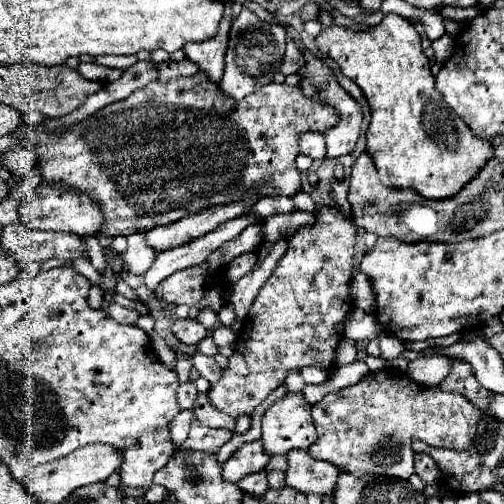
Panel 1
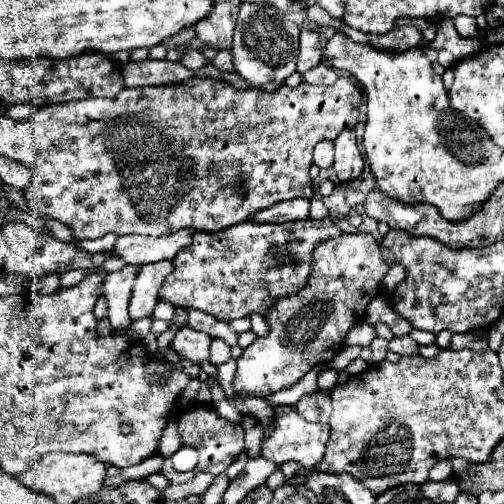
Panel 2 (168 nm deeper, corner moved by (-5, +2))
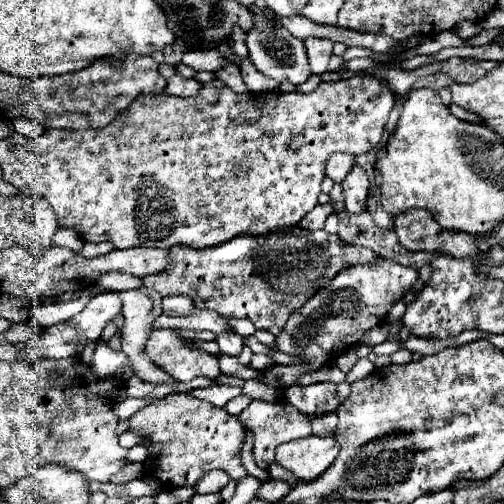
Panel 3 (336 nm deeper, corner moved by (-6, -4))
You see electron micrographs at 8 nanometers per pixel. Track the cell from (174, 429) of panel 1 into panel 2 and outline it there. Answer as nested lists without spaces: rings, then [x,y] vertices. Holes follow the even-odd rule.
[[[176,420],[168,422],[166,430],[162,432],[162,438],[160,438],[160,444],[158,444],[158,452],[166,458],[170,458],[178,448],[182,446],[182,440],[180,440],[180,434],[178,434],[178,424]]]

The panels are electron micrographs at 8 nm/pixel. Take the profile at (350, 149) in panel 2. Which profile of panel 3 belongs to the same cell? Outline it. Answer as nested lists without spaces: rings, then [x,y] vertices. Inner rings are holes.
[[[355,166],[347,174],[347,180],[341,186],[345,196],[345,210],[351,214],[361,214],[367,208],[367,198],[369,198],[369,178],[365,170]]]

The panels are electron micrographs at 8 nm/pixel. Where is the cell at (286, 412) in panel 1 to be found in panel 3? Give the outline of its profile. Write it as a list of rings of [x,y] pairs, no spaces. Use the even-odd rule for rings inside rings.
[[[309,436],[303,440],[291,440],[275,450],[275,460],[283,468],[291,470],[301,480],[309,482],[319,478],[337,458],[339,444],[335,438]]]

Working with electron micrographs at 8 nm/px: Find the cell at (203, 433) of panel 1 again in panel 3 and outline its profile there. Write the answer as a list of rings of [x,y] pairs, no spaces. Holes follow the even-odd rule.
[[[187,392],[167,394],[161,400],[151,400],[143,410],[131,416],[129,430],[141,434],[139,444],[149,450],[145,474],[151,476],[153,468],[153,476],[163,484],[193,486],[205,472],[213,468],[225,470],[233,480],[247,474],[239,456],[245,438],[245,428],[241,422],[235,416],[229,416],[225,408],[197,400]]]

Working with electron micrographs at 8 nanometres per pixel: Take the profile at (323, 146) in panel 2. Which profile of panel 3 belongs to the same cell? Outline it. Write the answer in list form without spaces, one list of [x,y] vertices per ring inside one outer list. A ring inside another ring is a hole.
[[[333,154],[327,160],[327,176],[333,178],[337,184],[341,184],[345,180],[345,176],[351,172],[353,166],[355,166],[355,156],[351,156],[351,154]]]

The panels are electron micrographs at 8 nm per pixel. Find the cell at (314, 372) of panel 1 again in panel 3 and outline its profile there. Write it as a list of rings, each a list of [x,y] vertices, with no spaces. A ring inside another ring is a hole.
[[[347,382],[341,384],[311,384],[311,386],[291,386],[284,391],[284,395],[299,408],[299,412],[307,416],[325,416],[335,412],[345,398],[349,396],[351,388]]]

